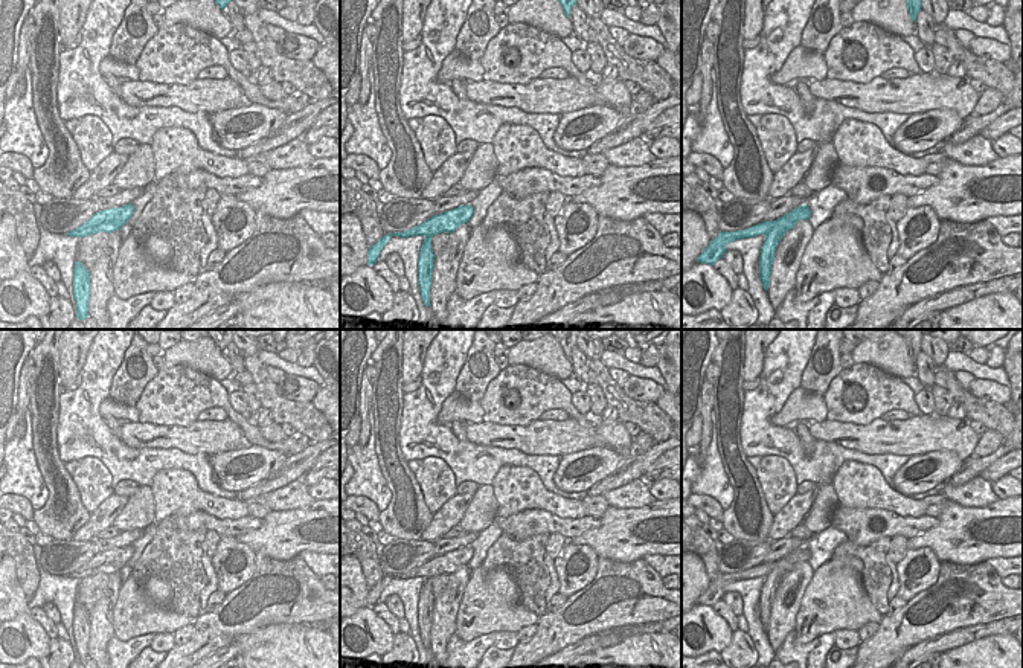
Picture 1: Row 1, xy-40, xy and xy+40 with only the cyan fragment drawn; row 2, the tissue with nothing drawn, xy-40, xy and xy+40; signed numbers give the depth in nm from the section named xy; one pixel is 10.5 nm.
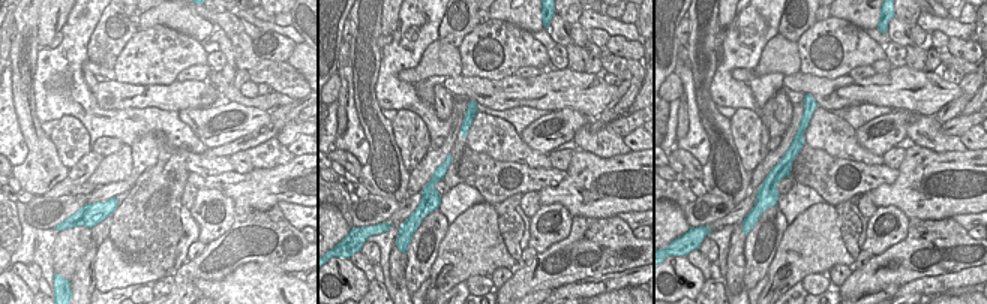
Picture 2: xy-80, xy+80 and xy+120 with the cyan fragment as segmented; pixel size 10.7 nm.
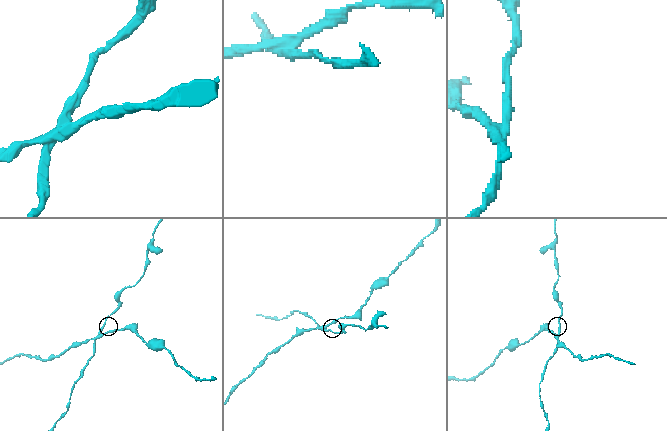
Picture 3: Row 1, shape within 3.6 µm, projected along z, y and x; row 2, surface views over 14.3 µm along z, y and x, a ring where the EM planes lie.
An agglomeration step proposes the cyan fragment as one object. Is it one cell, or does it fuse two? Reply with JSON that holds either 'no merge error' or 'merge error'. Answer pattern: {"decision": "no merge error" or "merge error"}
{"decision": "merge error"}

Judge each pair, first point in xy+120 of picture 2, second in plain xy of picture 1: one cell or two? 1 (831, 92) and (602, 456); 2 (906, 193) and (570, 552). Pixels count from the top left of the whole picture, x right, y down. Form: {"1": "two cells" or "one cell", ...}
{"1": "two cells", "2": "two cells"}

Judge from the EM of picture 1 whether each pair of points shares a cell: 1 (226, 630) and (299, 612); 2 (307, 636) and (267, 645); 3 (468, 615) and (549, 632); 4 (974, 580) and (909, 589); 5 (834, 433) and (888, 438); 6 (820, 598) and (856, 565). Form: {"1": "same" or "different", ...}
{"1": "same", "2": "same", "3": "different", "4": "different", "5": "same", "6": "same"}

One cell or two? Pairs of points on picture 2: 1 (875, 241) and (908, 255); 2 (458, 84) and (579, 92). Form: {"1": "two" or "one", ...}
{"1": "two", "2": "one"}

